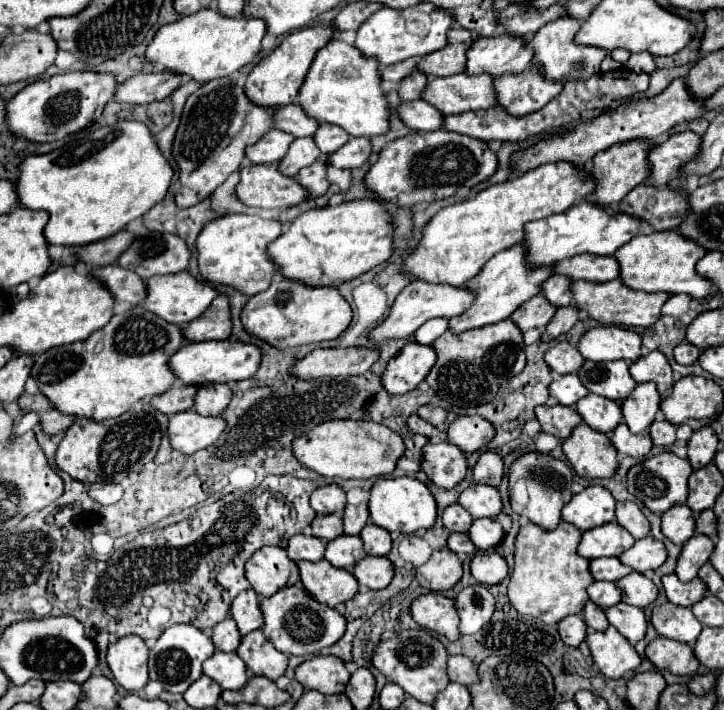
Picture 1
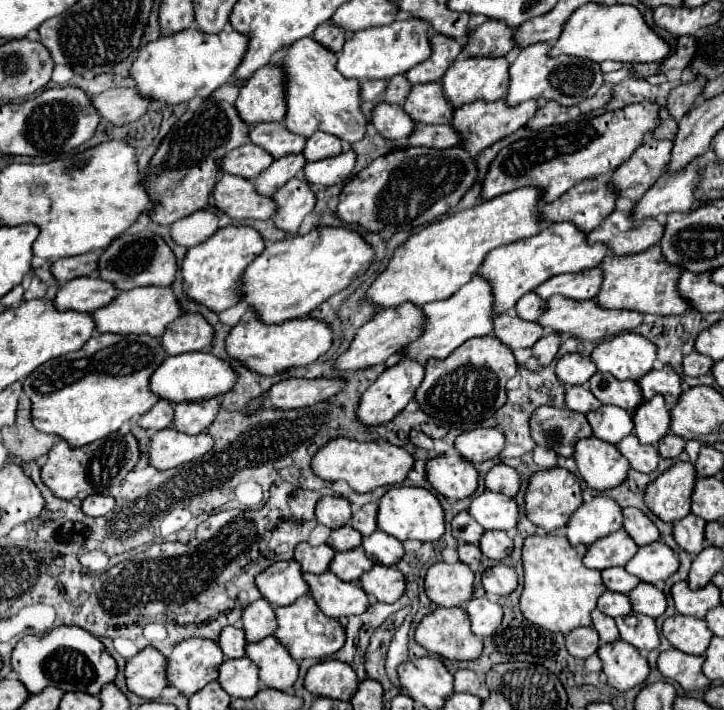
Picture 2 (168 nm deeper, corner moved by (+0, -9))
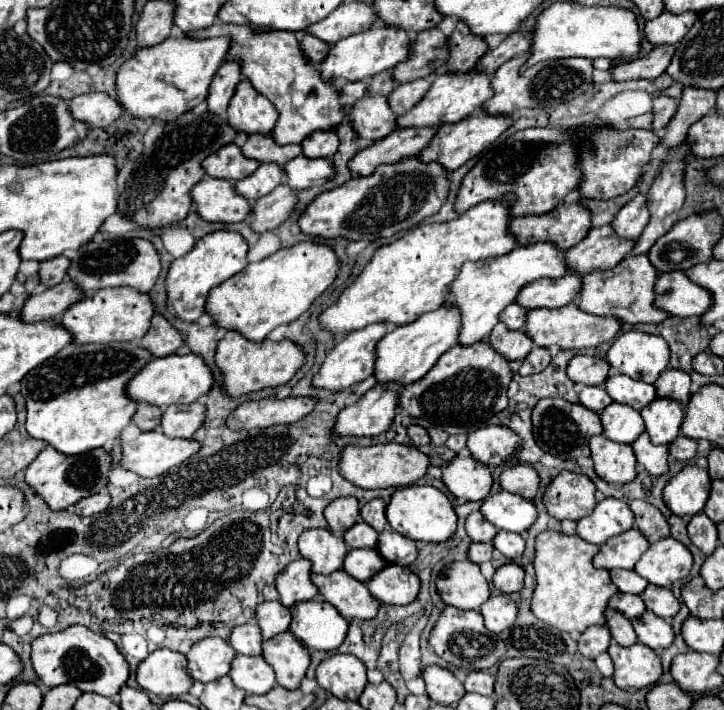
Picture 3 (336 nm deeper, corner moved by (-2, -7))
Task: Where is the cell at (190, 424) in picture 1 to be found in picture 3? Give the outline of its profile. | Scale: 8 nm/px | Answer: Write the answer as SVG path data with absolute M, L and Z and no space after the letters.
M158 428L152 432L142 432L134 442L122 446L122 466L140 476L154 478L168 472L172 466L182 464L200 448L202 444L198 444L198 440L168 438Z

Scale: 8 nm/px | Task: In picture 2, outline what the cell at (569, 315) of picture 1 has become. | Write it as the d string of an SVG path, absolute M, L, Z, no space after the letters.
M548 334L542 336L534 346L532 346L532 360L528 360L524 366L528 370L540 370L548 366L556 354L558 354L558 344L560 344L560 334Z

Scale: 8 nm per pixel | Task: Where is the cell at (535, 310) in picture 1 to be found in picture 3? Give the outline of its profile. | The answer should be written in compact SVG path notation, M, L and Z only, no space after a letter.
M498 322L494 326L492 336L490 336L490 344L494 346L496 352L500 352L502 356L506 356L508 360L526 358L526 354L534 346L534 342L530 340L530 336L524 330L510 330L502 322Z

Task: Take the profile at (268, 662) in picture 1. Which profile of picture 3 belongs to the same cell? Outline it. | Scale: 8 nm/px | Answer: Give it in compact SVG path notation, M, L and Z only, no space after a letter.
M282 632L262 642L262 658L274 668L276 682L288 690L296 690L300 686L300 680L310 666L310 652L292 632Z

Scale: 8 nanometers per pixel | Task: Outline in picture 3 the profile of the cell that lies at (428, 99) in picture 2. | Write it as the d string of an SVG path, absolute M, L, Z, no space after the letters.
M414 80L414 82L406 82L406 84L398 84L394 88L394 92L390 94L390 108L402 116L408 110L412 110L428 92L430 88L430 80Z

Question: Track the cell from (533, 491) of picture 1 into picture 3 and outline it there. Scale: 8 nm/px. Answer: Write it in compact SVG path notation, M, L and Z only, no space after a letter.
M564 470L548 484L542 502L556 520L580 520L594 510L594 492L596 488L588 476Z

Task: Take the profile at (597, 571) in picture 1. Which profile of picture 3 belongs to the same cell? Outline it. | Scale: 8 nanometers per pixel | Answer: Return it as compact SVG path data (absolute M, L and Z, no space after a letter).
M610 570L610 578L618 586L620 592L630 592L630 594L640 594L648 584L648 580L638 576L634 570L630 570L630 572L626 572L626 570Z

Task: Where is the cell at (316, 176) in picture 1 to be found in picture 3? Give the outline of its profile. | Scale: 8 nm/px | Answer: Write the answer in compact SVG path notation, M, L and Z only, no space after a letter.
M280 184L278 188L274 188L270 194L262 196L254 204L252 228L256 232L278 228L292 216L292 212L296 210L296 204L298 204L296 190L292 190L286 184Z

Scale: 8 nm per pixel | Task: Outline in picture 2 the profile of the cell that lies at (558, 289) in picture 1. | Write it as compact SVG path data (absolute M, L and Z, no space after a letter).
M534 292L526 294L524 298L520 298L520 302L516 302L516 316L520 320L528 320L528 322L536 322L538 314L544 312L544 300L538 298Z

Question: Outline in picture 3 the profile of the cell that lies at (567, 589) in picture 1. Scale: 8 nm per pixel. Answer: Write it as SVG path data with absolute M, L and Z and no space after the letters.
M542 532L536 536L536 588L530 600L532 614L538 620L564 630L584 632L588 626L604 624L604 610L608 598L618 592L608 570L592 566L592 556L598 552L596 544L584 542L580 536L566 536L562 532Z

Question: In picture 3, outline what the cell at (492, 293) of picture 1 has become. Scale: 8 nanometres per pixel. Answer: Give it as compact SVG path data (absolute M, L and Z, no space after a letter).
M442 306L434 312L420 314L414 322L396 326L378 342L378 364L374 376L378 382L402 382L410 384L420 380L436 362L438 358L458 344L458 336L462 330L462 312L454 306Z

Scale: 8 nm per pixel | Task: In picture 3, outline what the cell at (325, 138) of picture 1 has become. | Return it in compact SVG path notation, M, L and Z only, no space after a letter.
M318 130L312 132L302 142L302 154L308 158L330 158L338 150L338 136L332 130Z

